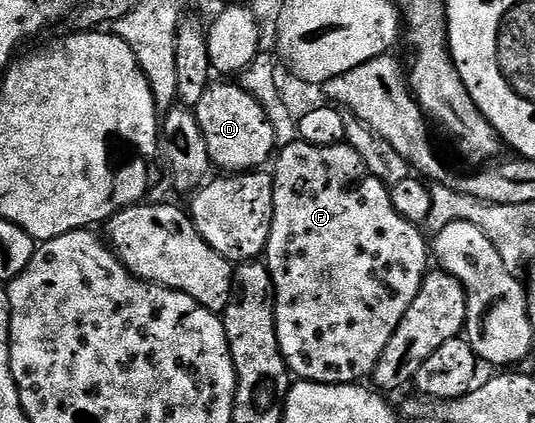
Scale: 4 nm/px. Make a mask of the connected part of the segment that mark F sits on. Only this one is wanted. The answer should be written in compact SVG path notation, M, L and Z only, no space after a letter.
M297 141L281 148L273 160L272 178L274 180L274 208L272 209L272 225L268 245L264 252L264 262L274 282L274 316L276 317L276 333L280 353L289 367L291 376L308 383L358 383L365 377L373 376L376 365L380 361L380 353L392 341L392 333L396 333L396 325L408 313L408 305L416 301L416 293L420 293L422 283L428 274L428 239L421 235L419 228L409 223L393 208L390 187L372 175L361 160L360 153L343 141L321 147L318 144Z

